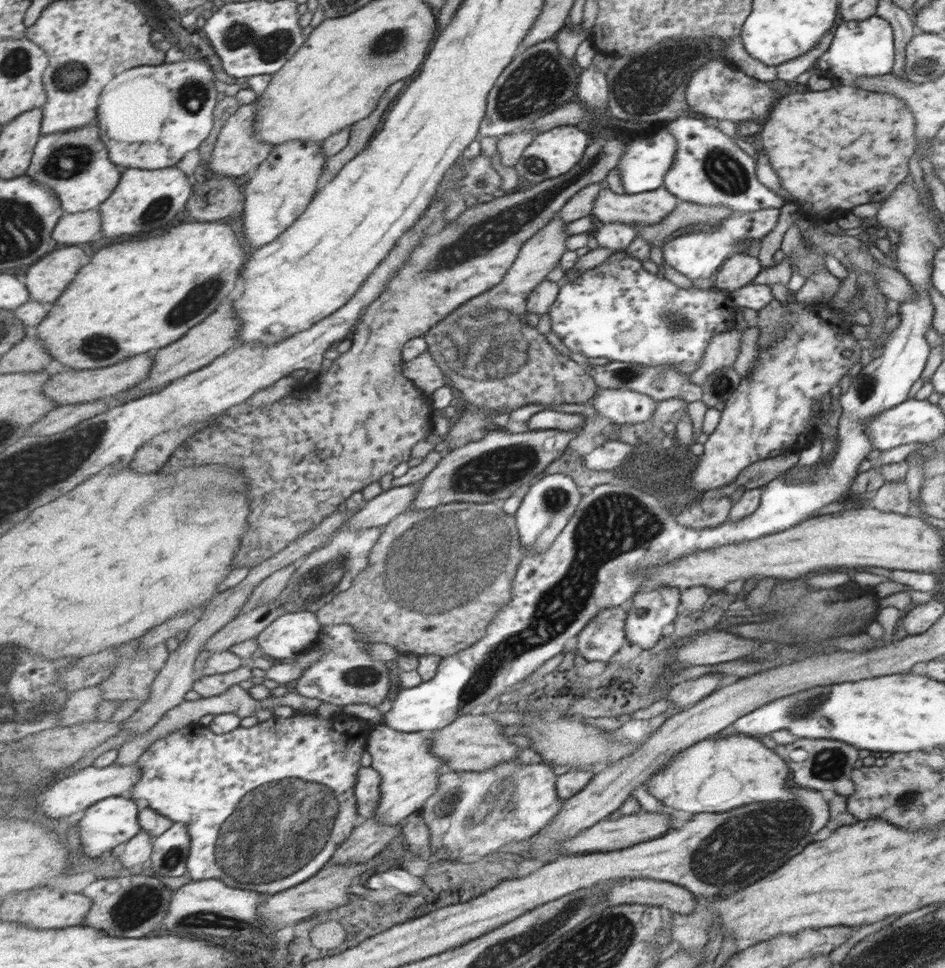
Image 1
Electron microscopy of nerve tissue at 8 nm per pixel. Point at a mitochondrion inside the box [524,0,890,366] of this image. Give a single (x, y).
(648, 86)

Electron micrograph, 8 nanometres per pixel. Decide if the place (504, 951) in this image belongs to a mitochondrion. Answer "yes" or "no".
yes

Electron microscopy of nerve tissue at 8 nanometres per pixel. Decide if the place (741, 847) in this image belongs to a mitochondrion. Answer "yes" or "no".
yes

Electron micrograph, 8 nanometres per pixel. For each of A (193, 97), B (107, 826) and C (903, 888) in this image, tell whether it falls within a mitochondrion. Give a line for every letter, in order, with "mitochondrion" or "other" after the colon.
A: mitochondrion
B: other
C: other

